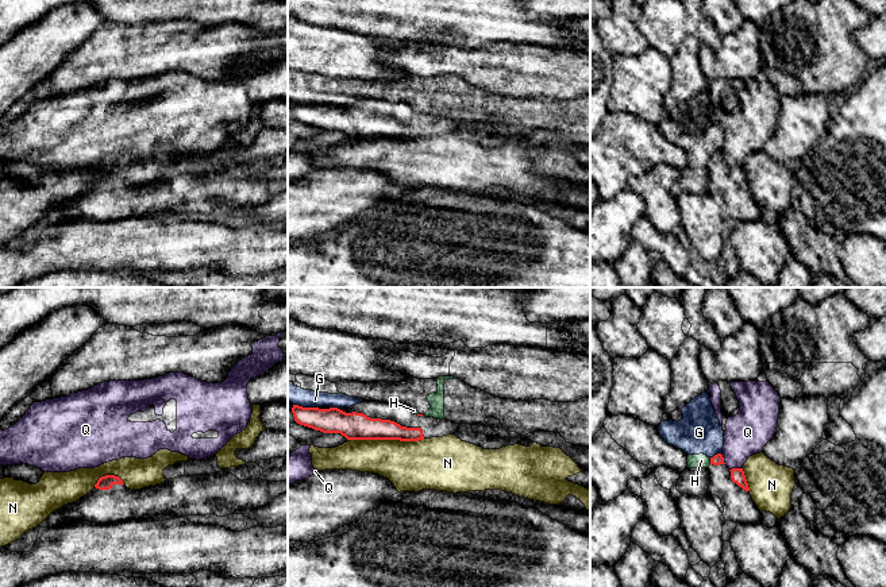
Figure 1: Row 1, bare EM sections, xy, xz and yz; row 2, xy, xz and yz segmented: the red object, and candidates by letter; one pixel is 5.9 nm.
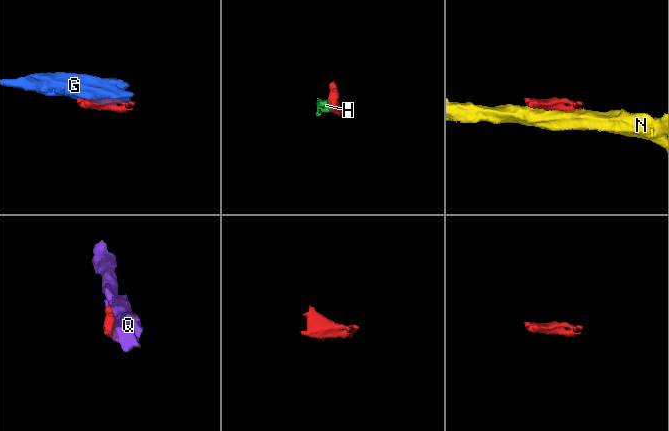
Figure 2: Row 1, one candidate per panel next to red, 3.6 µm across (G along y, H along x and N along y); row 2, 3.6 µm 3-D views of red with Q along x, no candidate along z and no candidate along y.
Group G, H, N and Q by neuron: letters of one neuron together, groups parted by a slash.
G H / N / Q

